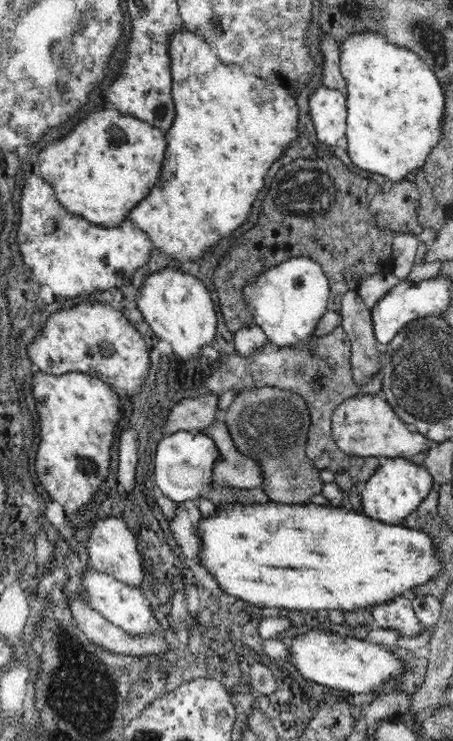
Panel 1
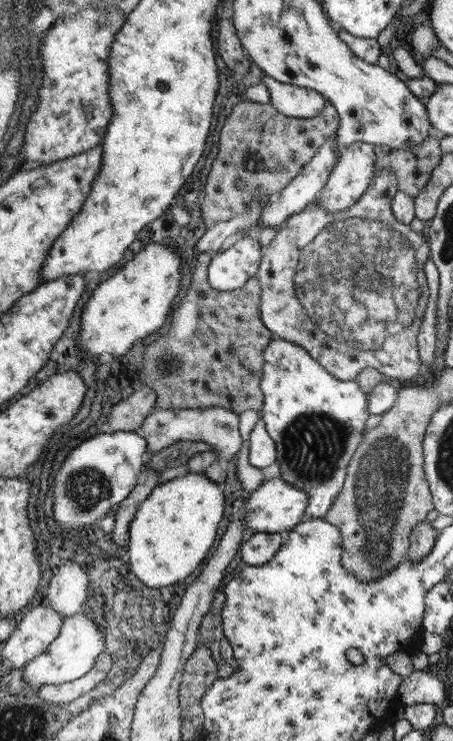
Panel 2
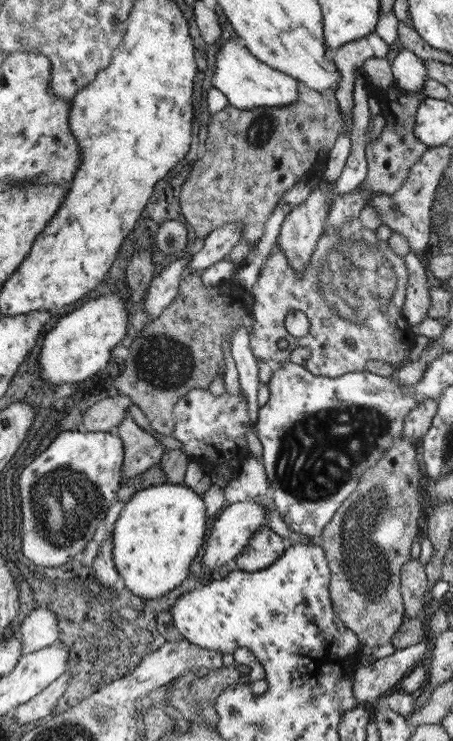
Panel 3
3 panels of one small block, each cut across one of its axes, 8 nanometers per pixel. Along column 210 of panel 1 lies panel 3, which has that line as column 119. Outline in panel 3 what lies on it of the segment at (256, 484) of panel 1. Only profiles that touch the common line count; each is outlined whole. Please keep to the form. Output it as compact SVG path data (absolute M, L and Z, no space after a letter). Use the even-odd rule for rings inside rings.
M125 416L125 420L117 426L115 434L123 444L123 464L121 464L123 480L143 474L145 470L161 462L163 446L155 438L151 438L145 430L141 430L131 416Z

